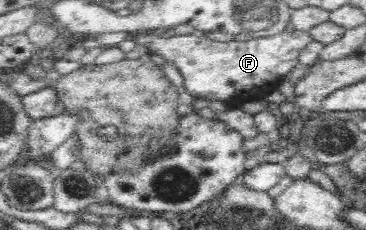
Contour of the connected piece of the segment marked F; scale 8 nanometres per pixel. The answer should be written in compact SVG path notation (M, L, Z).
M283 31L270 38L252 38L248 41L220 42L206 36L179 35L160 37L160 32L136 32L131 36L135 44L146 45L150 54L159 54L177 66L183 78L183 86L194 98L226 102L230 98L251 98L266 96L270 84L281 80L294 66L298 65L300 51L312 42L309 31Z

